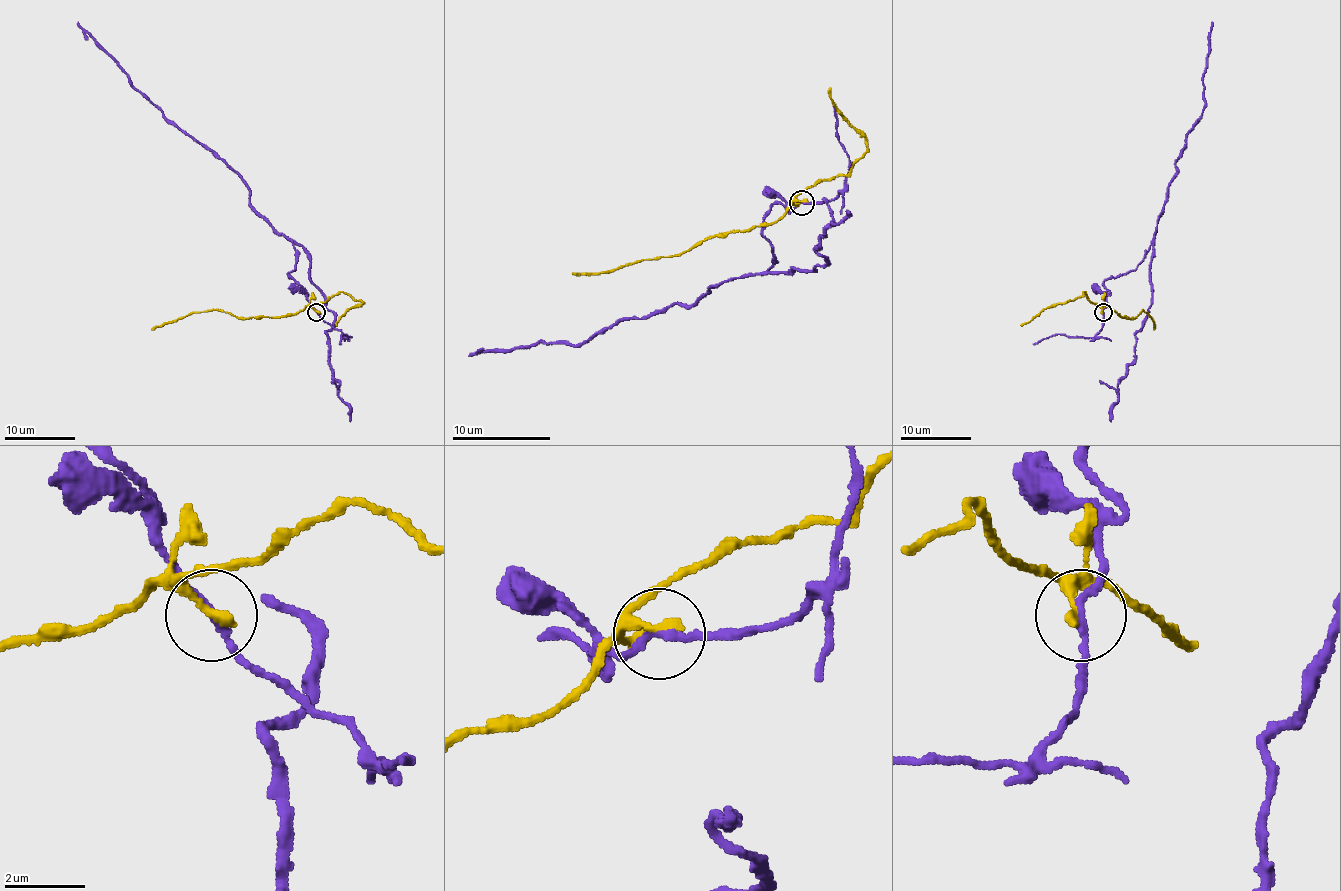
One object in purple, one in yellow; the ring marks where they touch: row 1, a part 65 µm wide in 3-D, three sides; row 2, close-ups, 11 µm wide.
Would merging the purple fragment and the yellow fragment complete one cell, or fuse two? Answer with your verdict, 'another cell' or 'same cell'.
another cell

